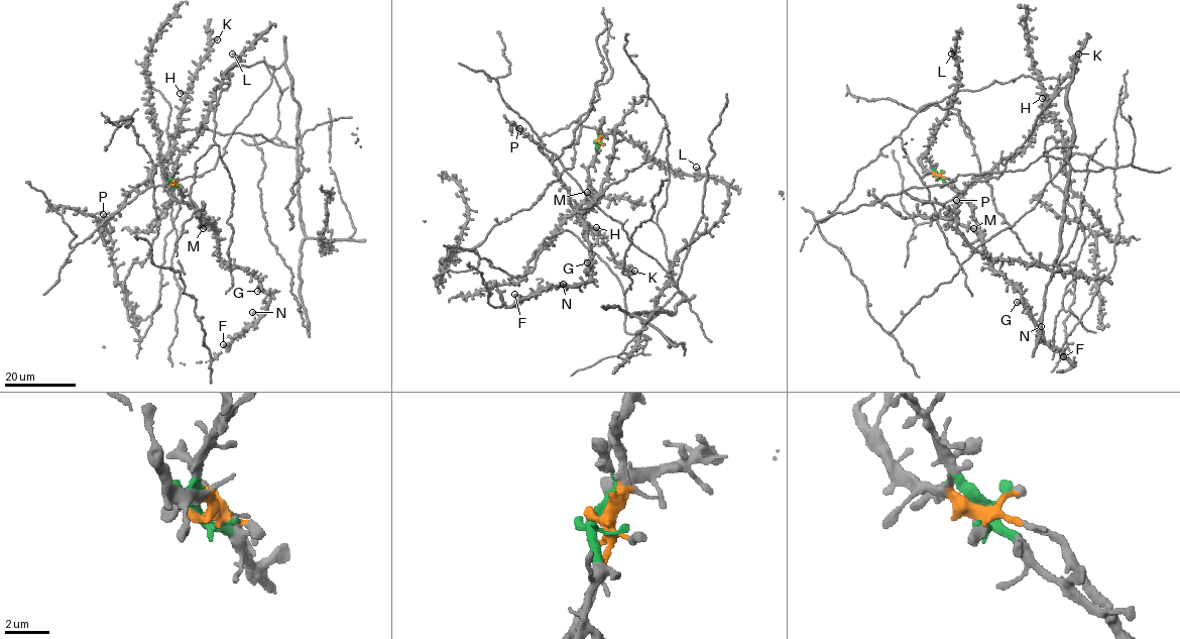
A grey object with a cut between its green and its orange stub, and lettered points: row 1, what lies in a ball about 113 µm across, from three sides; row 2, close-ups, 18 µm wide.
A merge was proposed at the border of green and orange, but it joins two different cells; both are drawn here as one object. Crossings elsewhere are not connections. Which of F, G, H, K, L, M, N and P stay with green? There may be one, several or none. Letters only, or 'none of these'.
H, K, L, P

